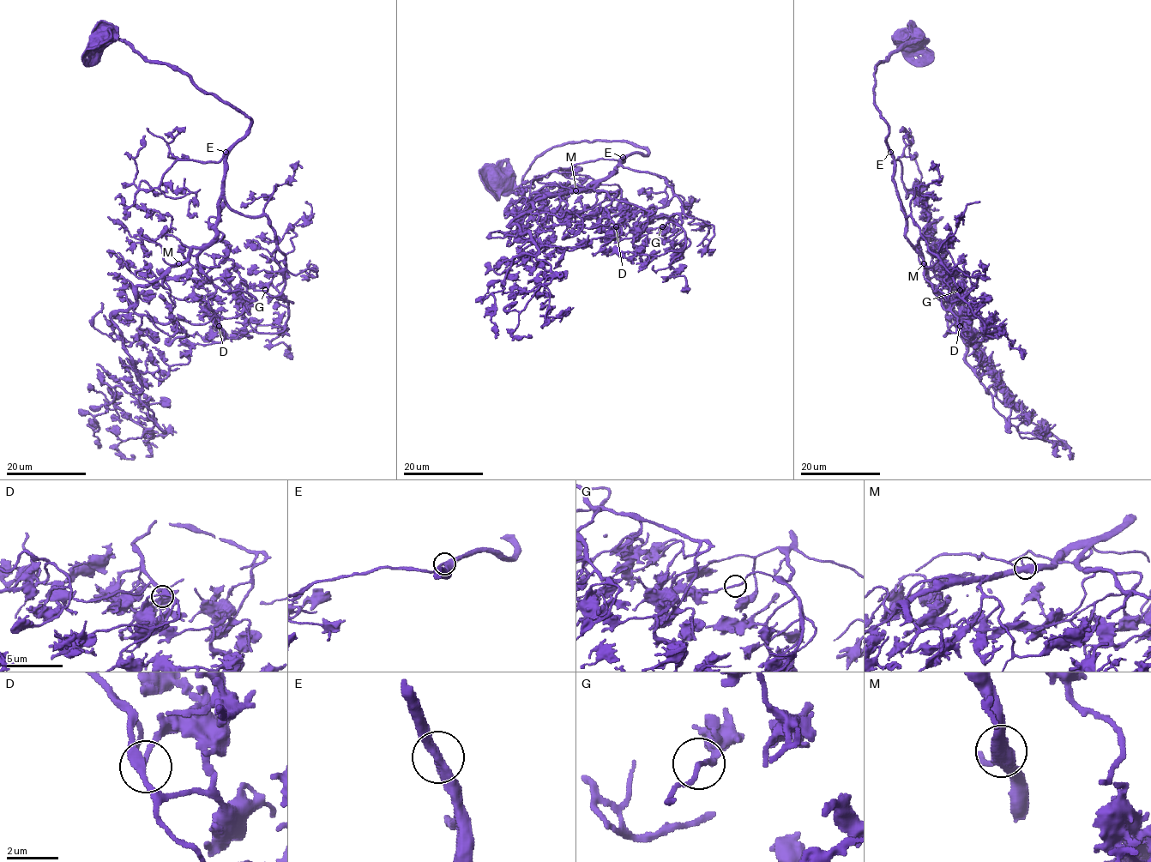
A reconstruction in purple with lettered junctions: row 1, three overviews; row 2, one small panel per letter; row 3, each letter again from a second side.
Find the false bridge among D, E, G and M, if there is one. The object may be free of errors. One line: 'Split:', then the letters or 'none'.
Split: none

